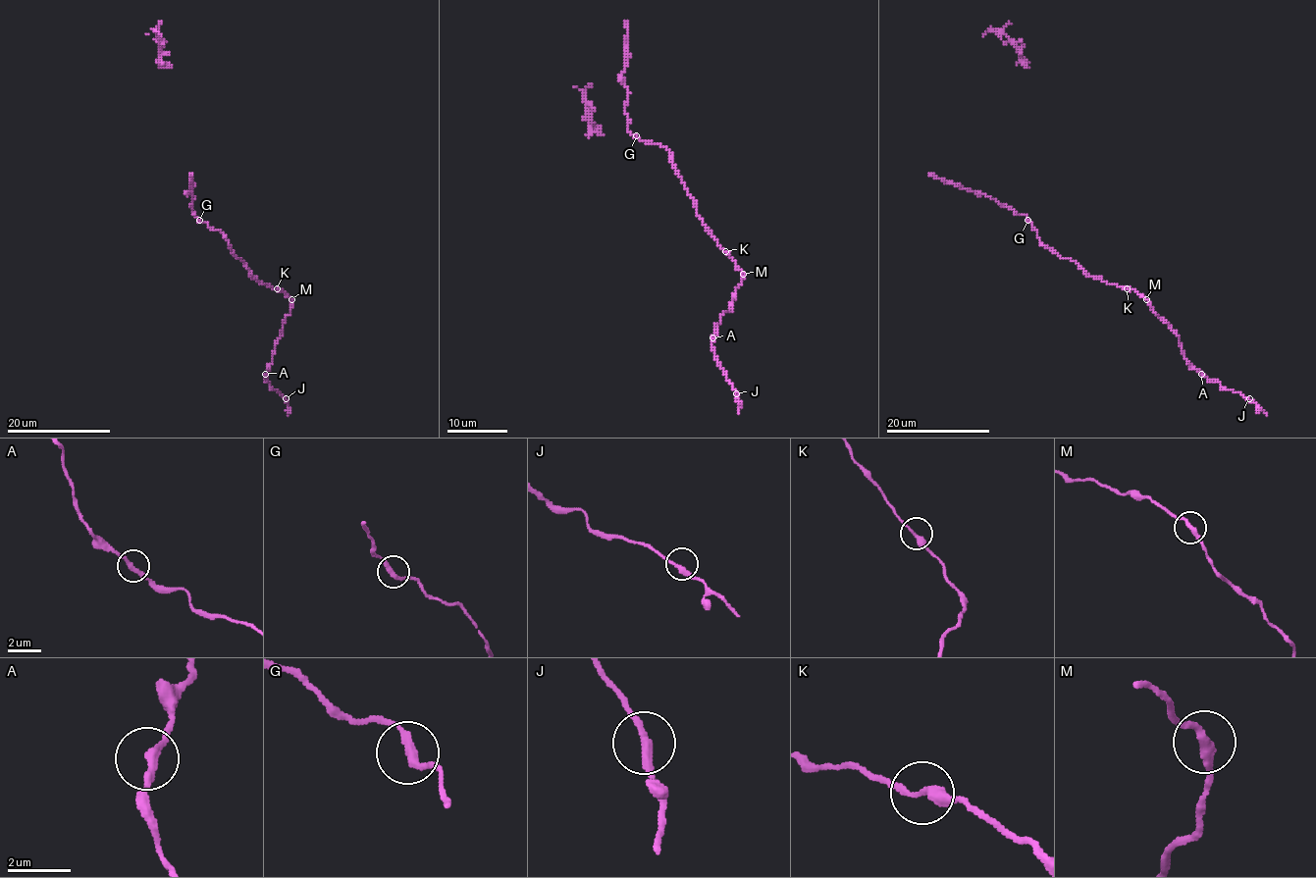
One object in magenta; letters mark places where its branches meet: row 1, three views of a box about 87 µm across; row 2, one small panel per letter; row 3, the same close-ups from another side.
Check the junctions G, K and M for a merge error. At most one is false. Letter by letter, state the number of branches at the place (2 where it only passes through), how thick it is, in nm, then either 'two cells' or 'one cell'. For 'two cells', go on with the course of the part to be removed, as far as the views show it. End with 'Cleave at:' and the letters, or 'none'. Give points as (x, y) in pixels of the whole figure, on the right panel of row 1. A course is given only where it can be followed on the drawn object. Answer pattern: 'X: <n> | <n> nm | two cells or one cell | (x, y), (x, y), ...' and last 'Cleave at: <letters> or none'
G: 2 | 280 nm | one cell
K: 2 | 320 nm | one cell
M: 2 | 280 nm | two cells | (1146, 299), (1154, 312), (1180, 337), (1184, 359), (1207, 378), (1250, 399), (1267, 415)
Cleave at: M

